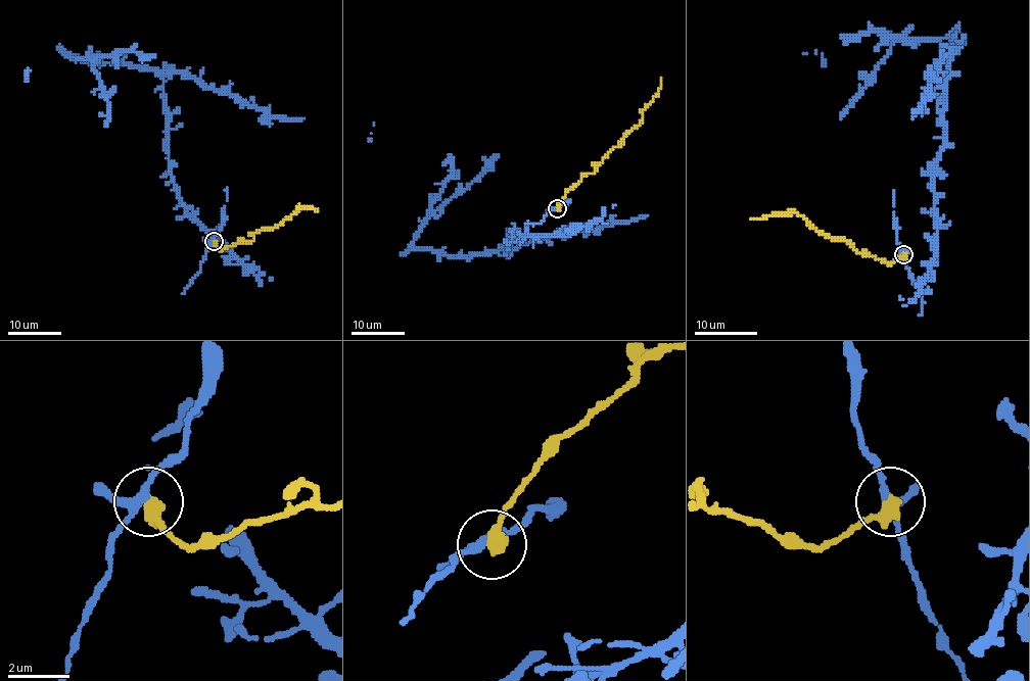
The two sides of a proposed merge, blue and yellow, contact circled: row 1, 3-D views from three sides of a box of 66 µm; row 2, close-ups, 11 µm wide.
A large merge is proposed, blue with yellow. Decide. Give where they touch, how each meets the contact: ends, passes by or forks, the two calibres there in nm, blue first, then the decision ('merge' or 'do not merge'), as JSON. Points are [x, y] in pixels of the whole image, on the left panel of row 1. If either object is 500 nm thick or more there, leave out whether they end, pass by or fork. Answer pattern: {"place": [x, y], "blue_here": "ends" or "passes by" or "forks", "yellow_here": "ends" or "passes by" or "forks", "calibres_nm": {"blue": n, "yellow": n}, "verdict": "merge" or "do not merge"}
{"place": [214, 241], "calibres_nm": {"blue": 220, "yellow": 500}, "verdict": "do not merge"}

